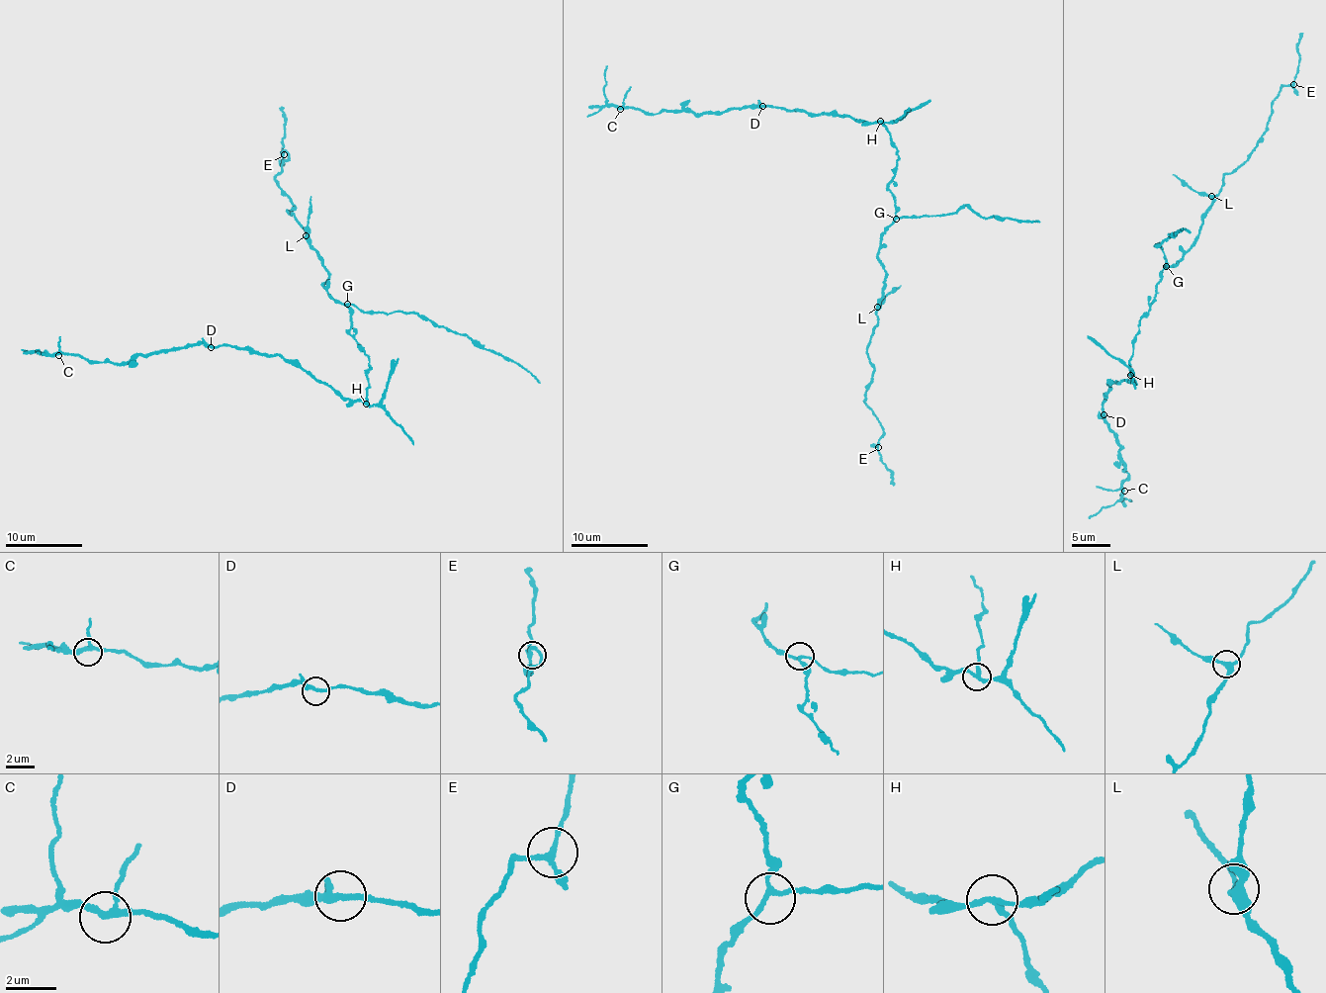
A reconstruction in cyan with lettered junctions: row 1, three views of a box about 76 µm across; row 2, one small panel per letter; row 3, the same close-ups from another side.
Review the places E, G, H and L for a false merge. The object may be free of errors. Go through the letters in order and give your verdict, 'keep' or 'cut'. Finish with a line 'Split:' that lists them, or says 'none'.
E: keep
G: keep
H: cut
L: keep
Split: H

